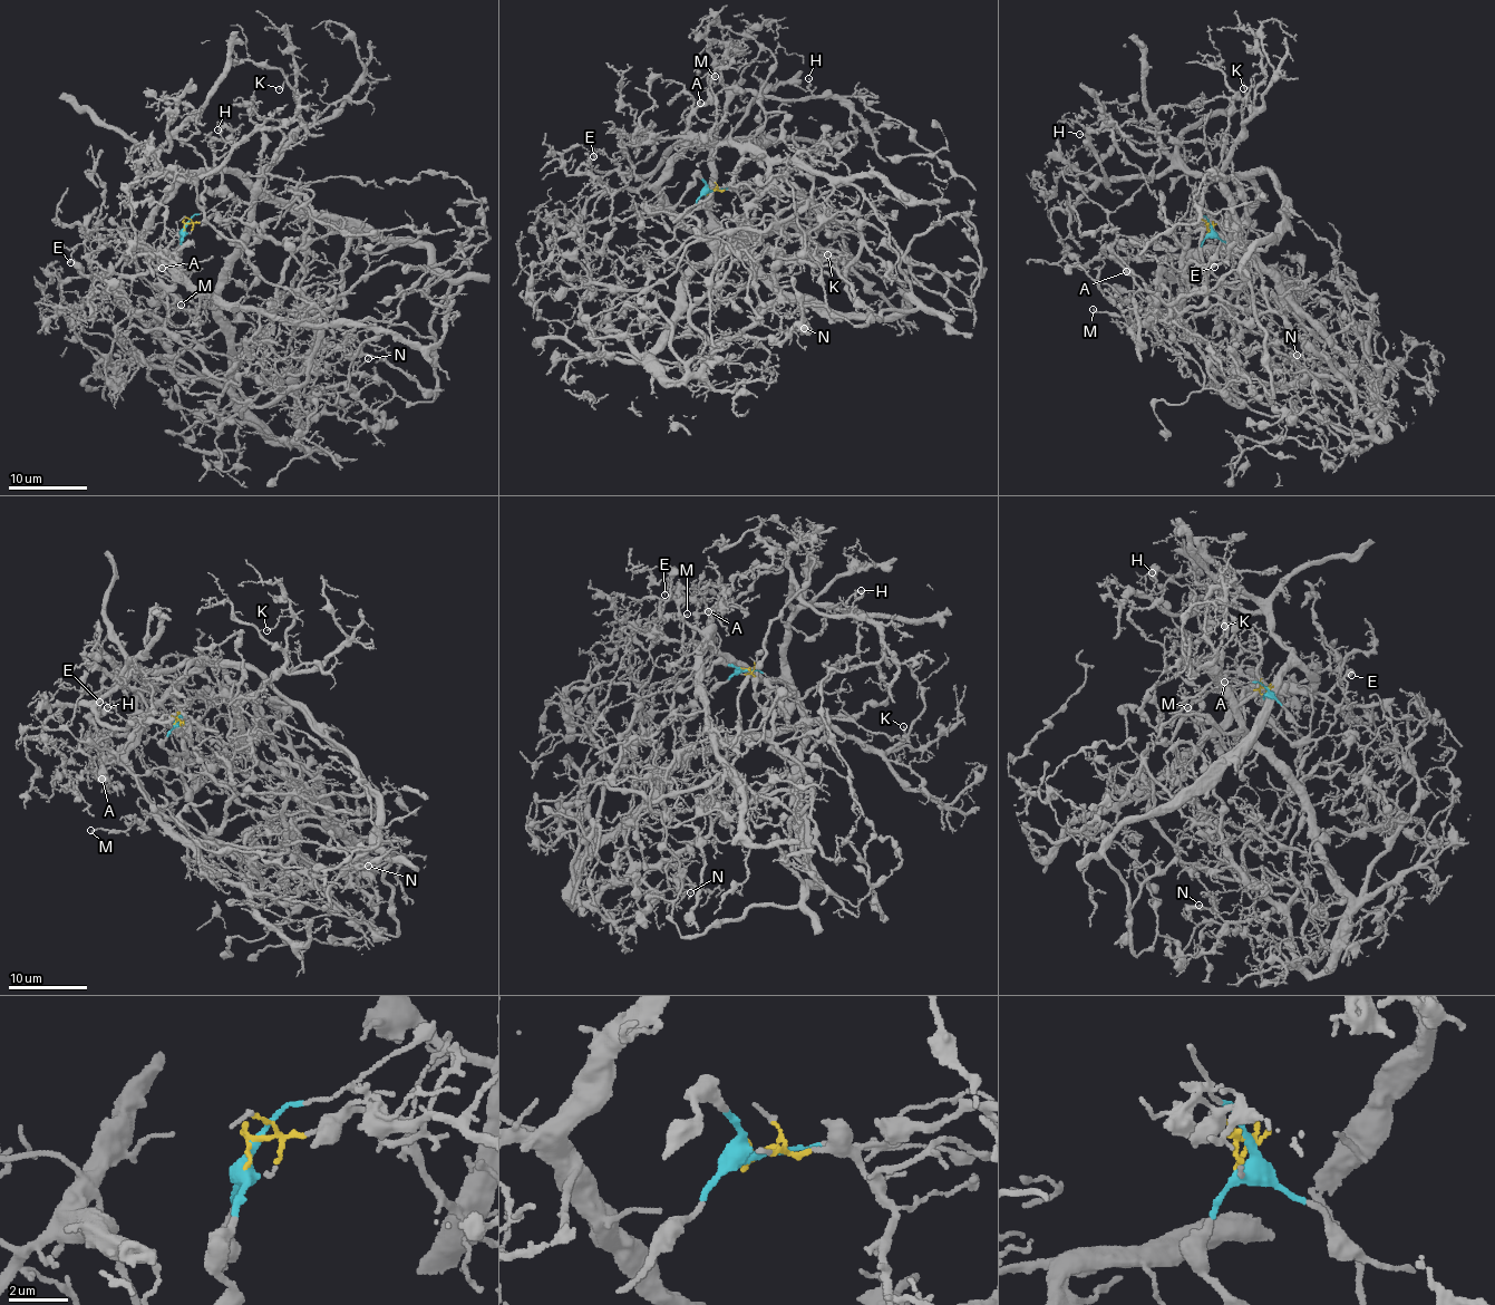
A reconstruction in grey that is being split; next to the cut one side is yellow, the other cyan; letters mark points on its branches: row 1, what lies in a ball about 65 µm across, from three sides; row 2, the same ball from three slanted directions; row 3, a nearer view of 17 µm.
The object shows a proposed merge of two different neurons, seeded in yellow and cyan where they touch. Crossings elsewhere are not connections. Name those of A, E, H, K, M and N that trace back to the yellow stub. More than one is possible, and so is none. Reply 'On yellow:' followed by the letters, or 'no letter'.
On yellow: K, N

